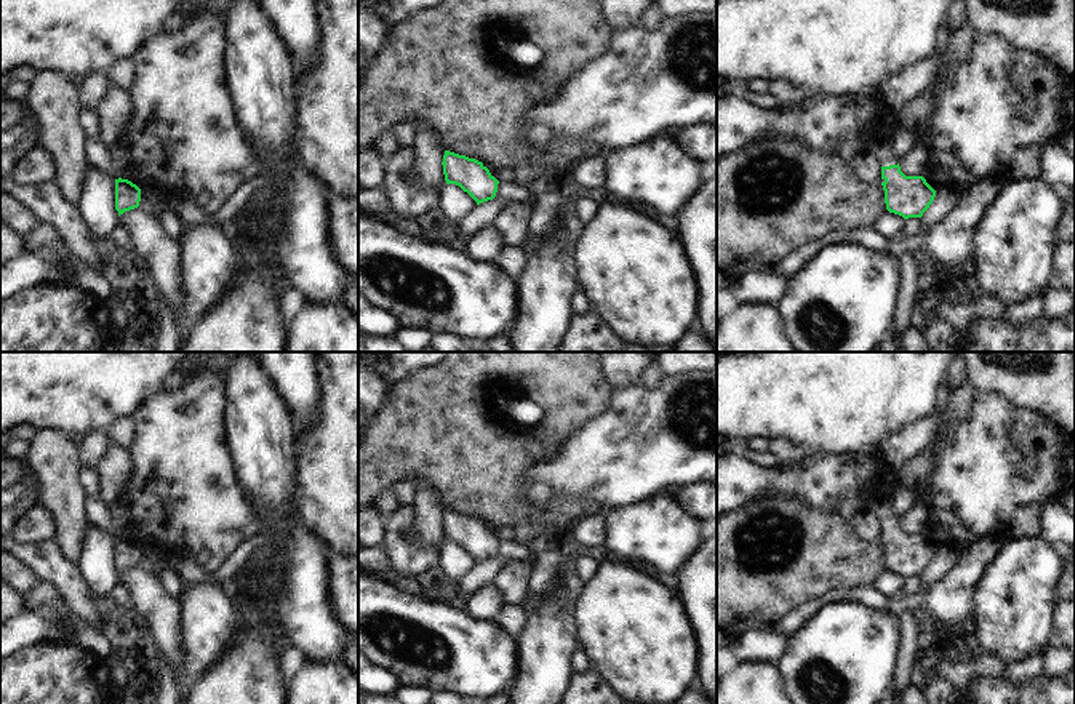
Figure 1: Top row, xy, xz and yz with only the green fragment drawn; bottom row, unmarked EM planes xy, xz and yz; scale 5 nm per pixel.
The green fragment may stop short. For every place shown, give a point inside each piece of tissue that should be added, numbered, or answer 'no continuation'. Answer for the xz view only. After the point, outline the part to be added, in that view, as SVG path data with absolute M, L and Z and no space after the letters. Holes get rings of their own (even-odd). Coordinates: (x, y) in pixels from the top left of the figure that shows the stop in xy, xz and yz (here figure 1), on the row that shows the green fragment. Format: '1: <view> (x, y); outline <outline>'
no continuation

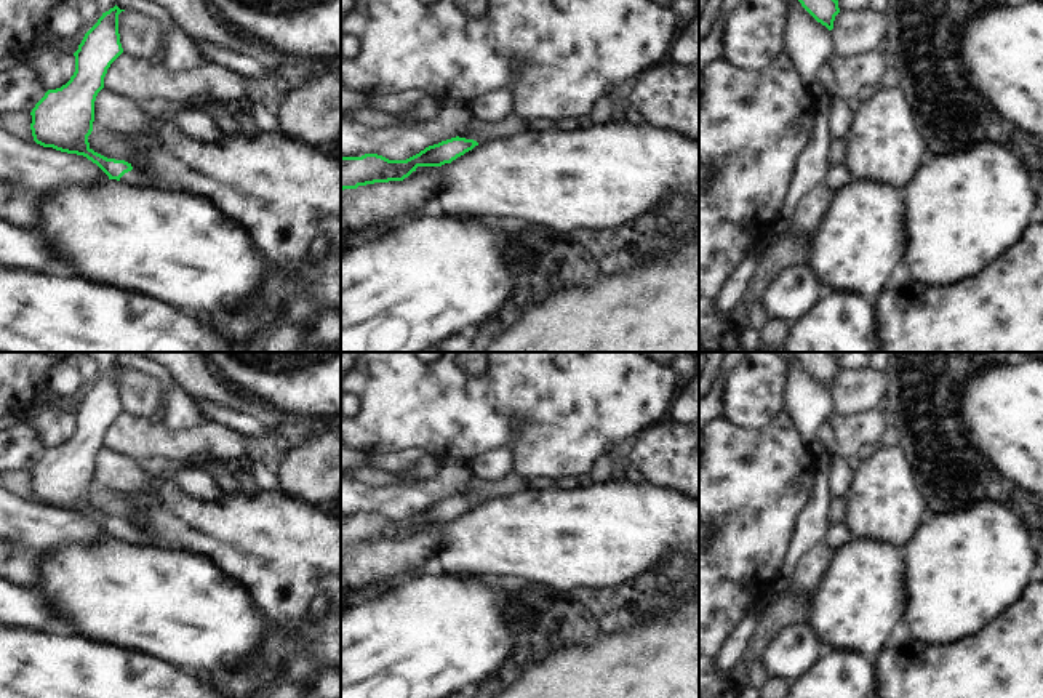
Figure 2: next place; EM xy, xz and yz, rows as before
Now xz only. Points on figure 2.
no continuation

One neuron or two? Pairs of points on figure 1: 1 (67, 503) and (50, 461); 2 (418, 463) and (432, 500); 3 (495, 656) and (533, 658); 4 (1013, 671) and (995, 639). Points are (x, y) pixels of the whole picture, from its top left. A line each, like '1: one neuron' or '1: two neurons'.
1: one neuron
2: two neurons
3: two neurons
4: two neurons

